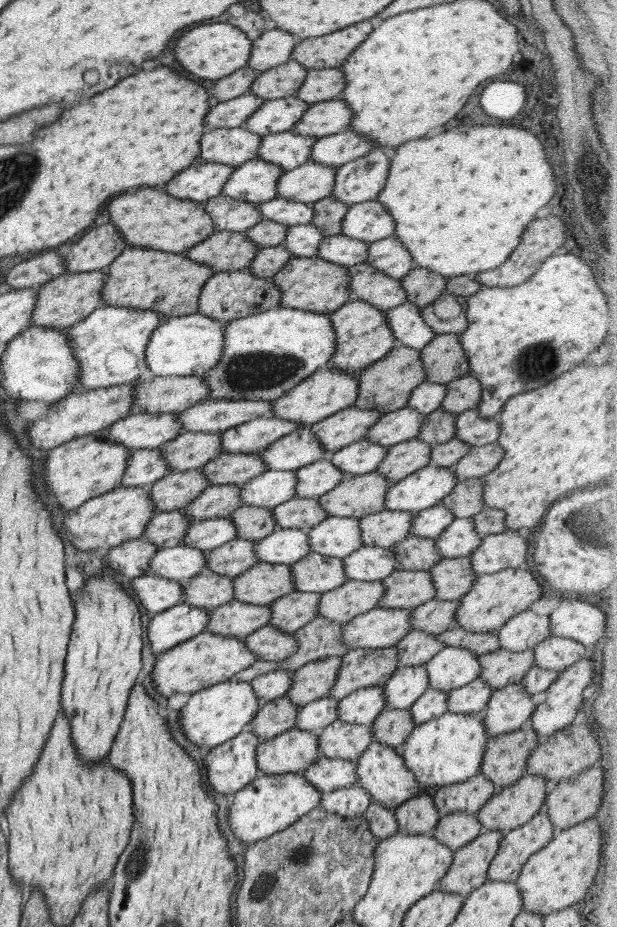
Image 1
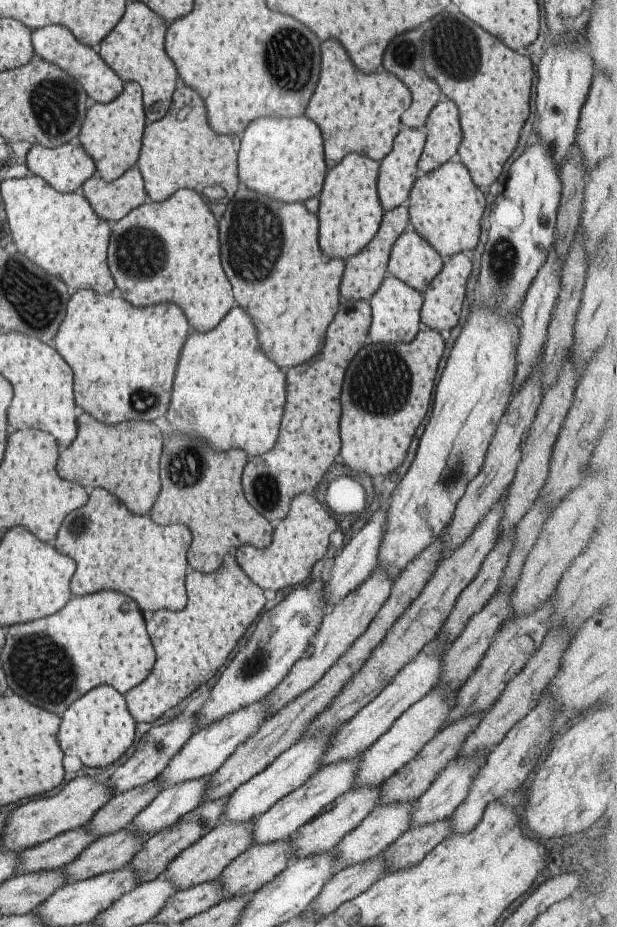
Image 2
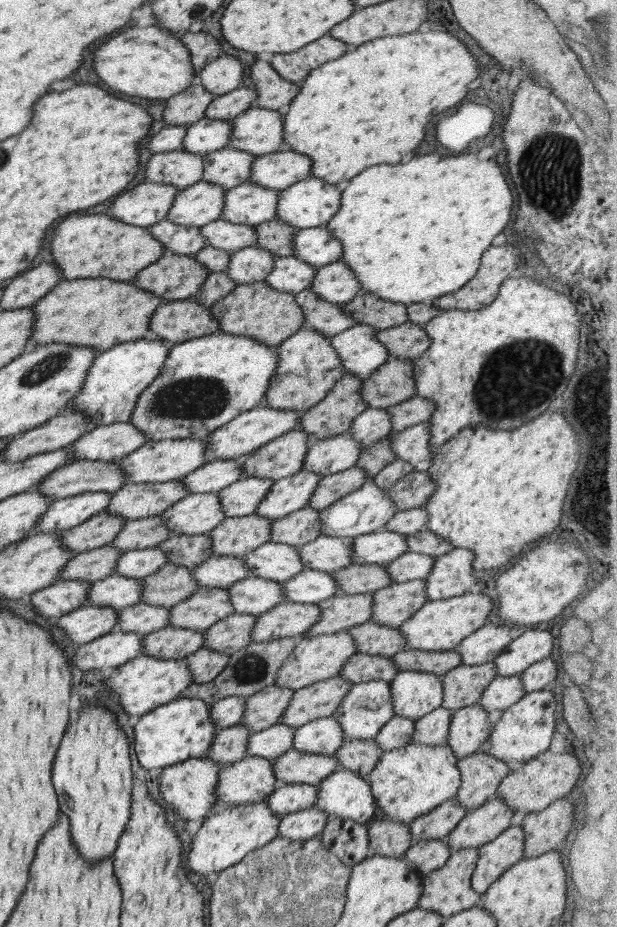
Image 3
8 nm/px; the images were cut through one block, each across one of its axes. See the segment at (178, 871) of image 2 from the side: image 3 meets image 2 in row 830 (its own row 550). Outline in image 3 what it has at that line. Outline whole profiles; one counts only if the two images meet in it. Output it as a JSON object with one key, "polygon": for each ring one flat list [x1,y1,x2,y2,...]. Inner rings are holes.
{"polygon":[[257,516,225,517,206,535,210,538,211,550,214,554,225,556,243,556,255,550,261,543,268,542,271,520]]}

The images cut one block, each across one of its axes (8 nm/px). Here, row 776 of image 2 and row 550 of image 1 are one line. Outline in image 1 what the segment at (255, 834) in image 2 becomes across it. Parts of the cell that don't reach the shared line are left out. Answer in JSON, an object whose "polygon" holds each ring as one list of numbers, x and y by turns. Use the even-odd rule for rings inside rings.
{"polygon":[[325,517,306,529,311,552,344,559,362,546,358,529,359,518]]}

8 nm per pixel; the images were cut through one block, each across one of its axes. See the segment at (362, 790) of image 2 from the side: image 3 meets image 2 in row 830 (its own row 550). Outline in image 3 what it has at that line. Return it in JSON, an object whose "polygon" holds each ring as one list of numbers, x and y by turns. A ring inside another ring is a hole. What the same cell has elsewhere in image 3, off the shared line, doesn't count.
{"polygon":[[317,535,311,542,297,548,303,568,321,572,336,571,351,564,353,538]]}

